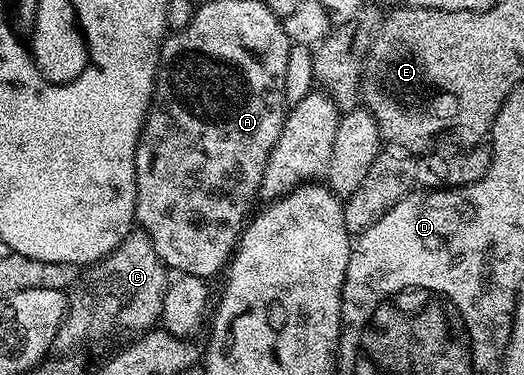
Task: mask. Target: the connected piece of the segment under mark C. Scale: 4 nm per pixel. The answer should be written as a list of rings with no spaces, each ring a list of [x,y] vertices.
[[[142,230],[129,232],[128,237],[120,243],[109,256],[103,256],[95,264],[89,264],[77,275],[76,283],[67,293],[68,311],[52,343],[53,349],[60,354],[80,350],[83,344],[91,340],[108,340],[119,332],[143,334],[157,327],[164,301],[164,291],[170,283],[169,269],[158,258],[148,235]]]

